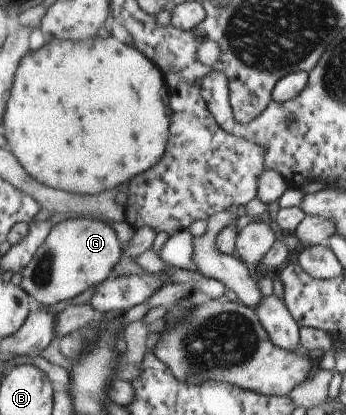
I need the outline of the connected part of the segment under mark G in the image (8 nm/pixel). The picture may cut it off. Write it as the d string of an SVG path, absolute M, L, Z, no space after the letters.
M88 216L68 218L53 225L48 237L24 268L20 285L40 305L70 301L112 276L124 252L117 231L108 221Z

